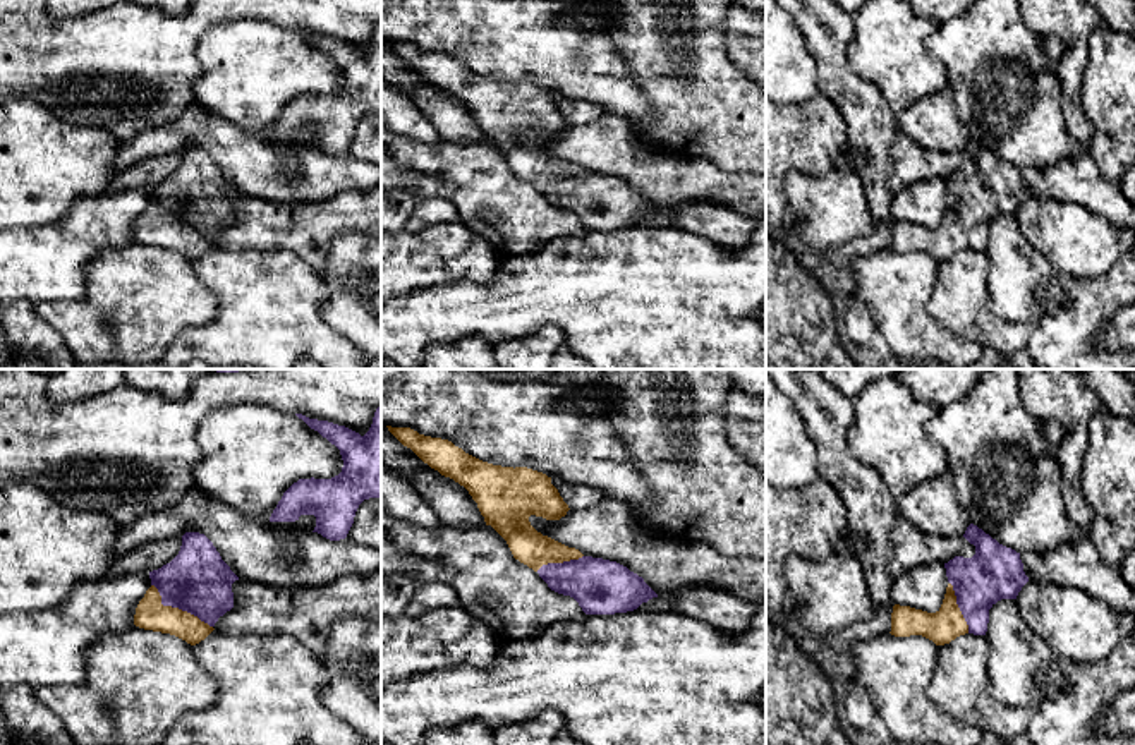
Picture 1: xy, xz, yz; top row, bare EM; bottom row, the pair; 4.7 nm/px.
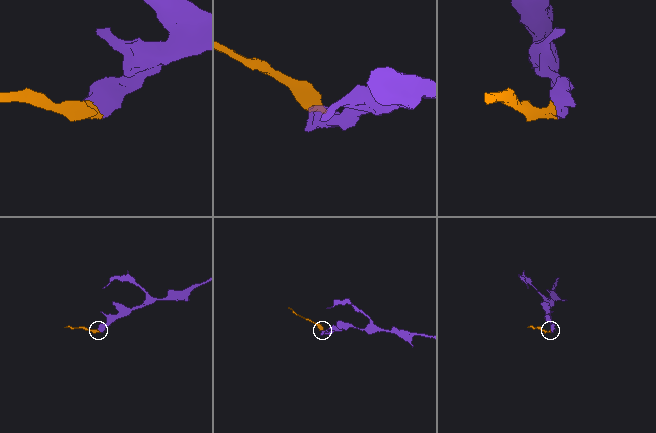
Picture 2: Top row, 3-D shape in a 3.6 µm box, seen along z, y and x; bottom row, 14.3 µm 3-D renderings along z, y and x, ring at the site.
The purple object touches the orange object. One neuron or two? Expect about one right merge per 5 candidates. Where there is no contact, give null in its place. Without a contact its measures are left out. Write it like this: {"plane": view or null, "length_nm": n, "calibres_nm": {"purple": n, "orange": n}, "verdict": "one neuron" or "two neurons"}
{"plane": "xy", "length_nm": 360, "calibres_nm": {"purple": 300, "orange": 140}, "verdict": "one neuron"}

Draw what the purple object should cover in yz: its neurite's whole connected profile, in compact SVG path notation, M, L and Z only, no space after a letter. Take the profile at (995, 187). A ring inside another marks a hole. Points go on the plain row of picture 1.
M970 139L963 153L975 161L972 173L944 179L948 203L941 223L927 228L893 221L891 251L922 251L944 261L960 251L986 251L989 225L1001 215L1017 215L1029 196L1082 204L1120 230L1130 228L1133 209L1118 182L1101 175L1089 154L1066 158L1049 168L1017 168Z

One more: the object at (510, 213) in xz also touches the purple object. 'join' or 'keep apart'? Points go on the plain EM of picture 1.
keep apart

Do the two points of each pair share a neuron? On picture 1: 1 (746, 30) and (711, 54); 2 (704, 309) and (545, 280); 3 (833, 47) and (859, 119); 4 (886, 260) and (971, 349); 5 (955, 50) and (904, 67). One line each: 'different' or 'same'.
1: different
2: same
3: same
4: same
5: different

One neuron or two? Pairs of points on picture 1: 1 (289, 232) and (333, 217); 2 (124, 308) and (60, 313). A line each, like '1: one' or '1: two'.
1: one
2: one

